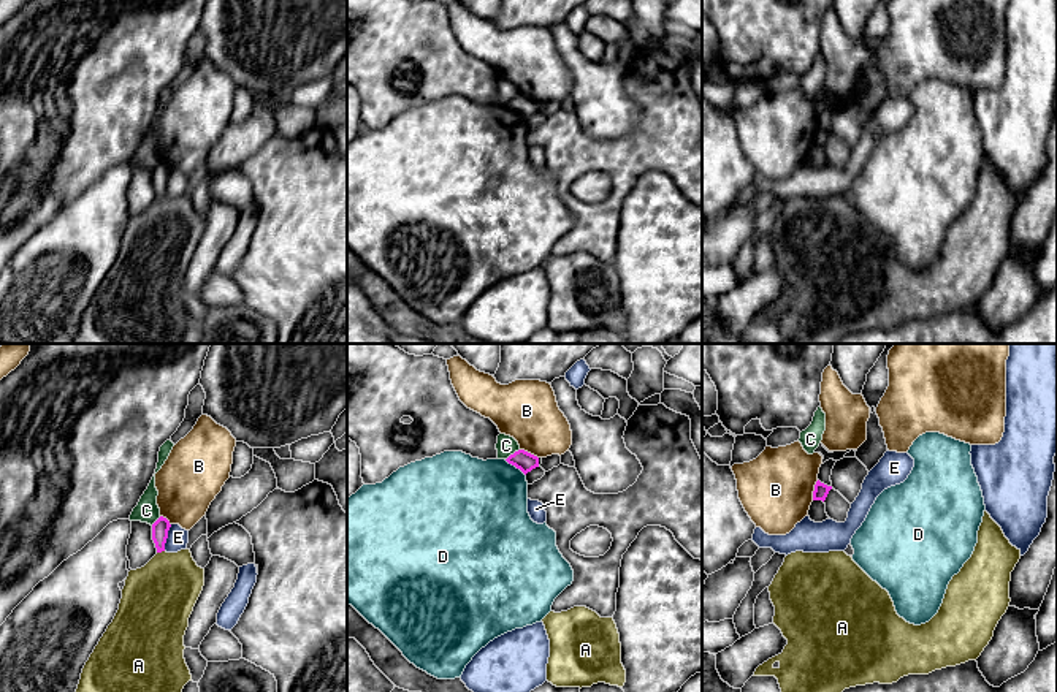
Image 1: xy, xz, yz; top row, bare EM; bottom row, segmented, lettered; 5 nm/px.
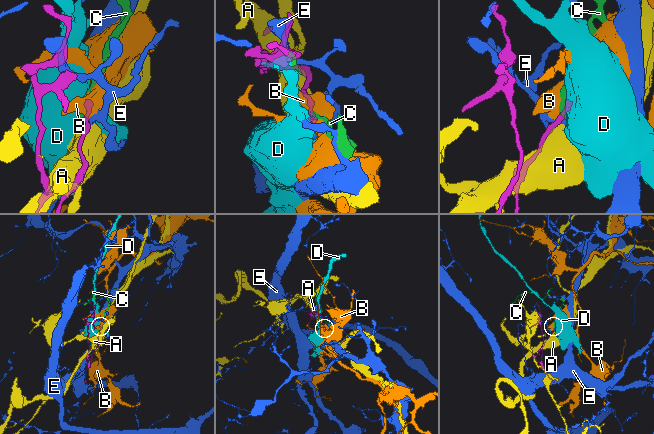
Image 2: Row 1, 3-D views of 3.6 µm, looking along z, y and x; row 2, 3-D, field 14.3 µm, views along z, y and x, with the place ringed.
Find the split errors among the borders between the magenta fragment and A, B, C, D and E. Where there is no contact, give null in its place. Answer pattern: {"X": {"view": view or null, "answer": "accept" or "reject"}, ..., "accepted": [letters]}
{"A": {"view": "xy", "answer": "reject"}, "B": {"view": "yz", "answer": "reject"}, "C": {"view": "xz", "answer": "reject"}, "D": {"view": "xz", "answer": "reject"}, "E": {"view": "xy", "answer": "reject"}, "accepted": []}

